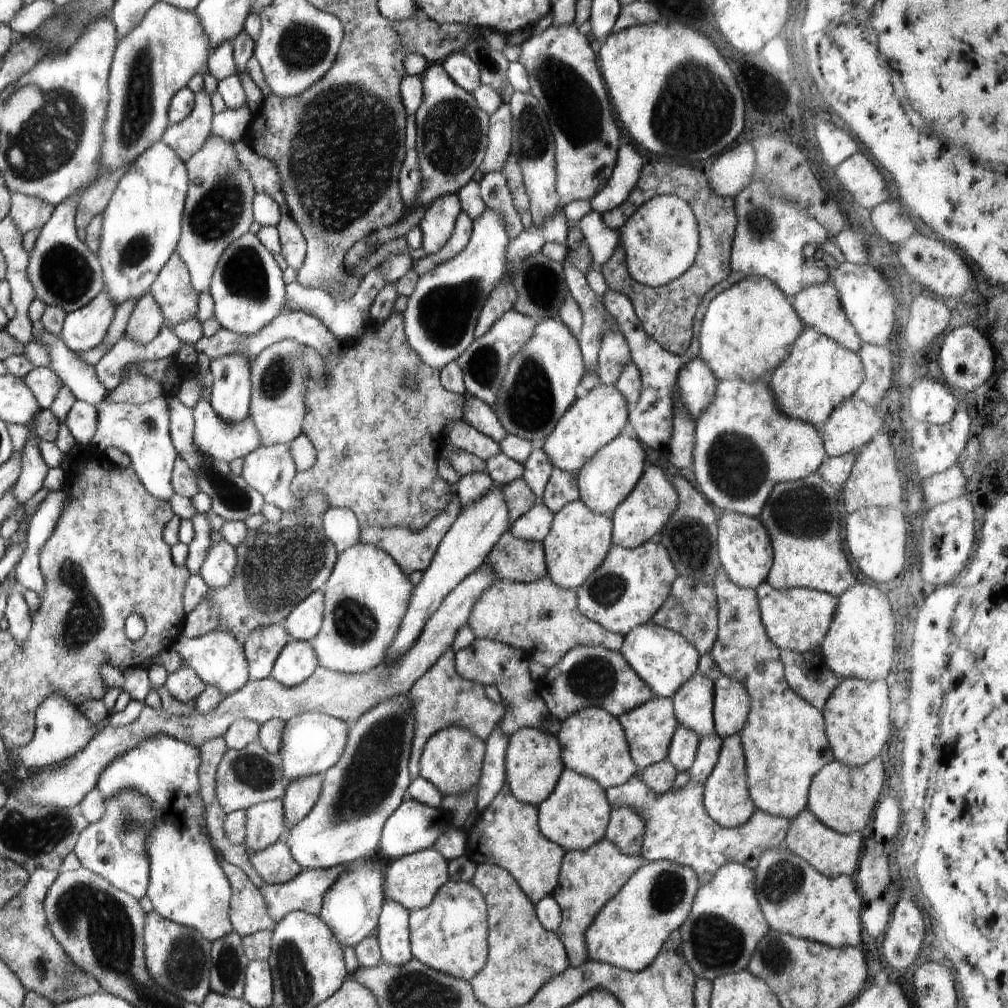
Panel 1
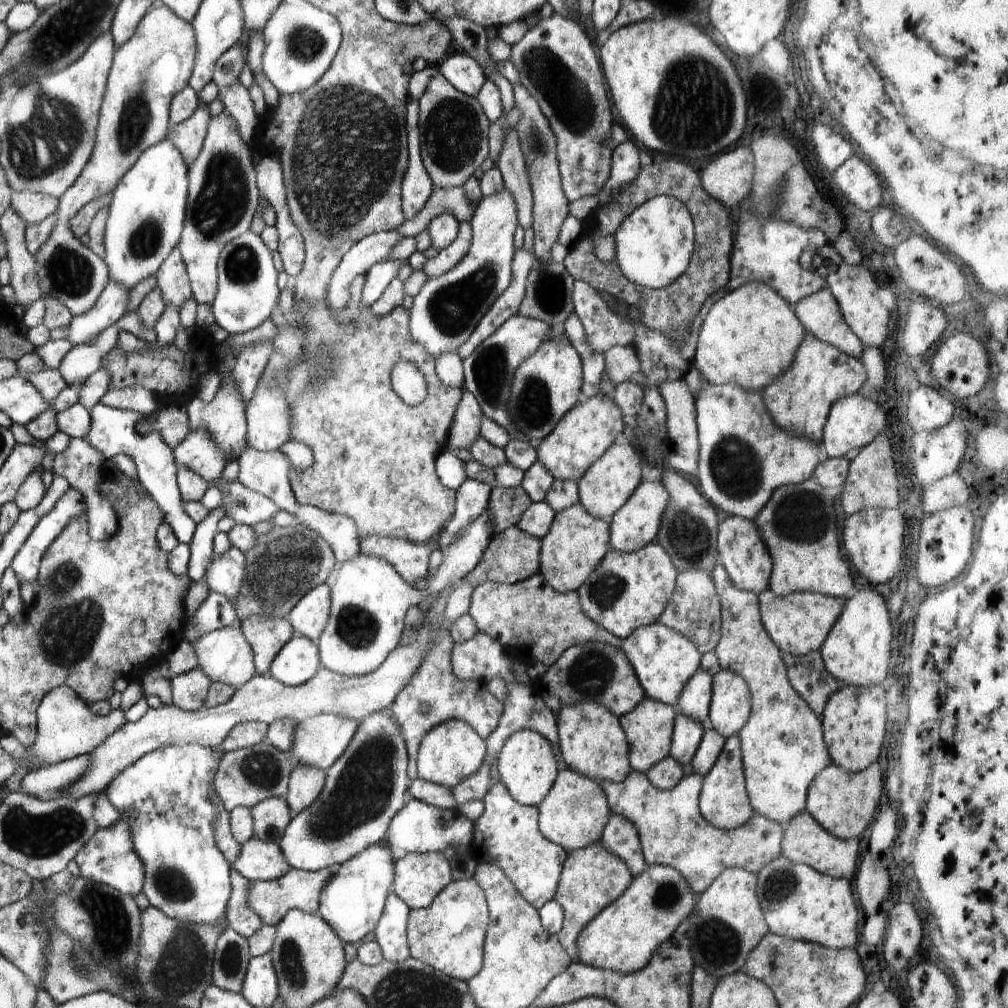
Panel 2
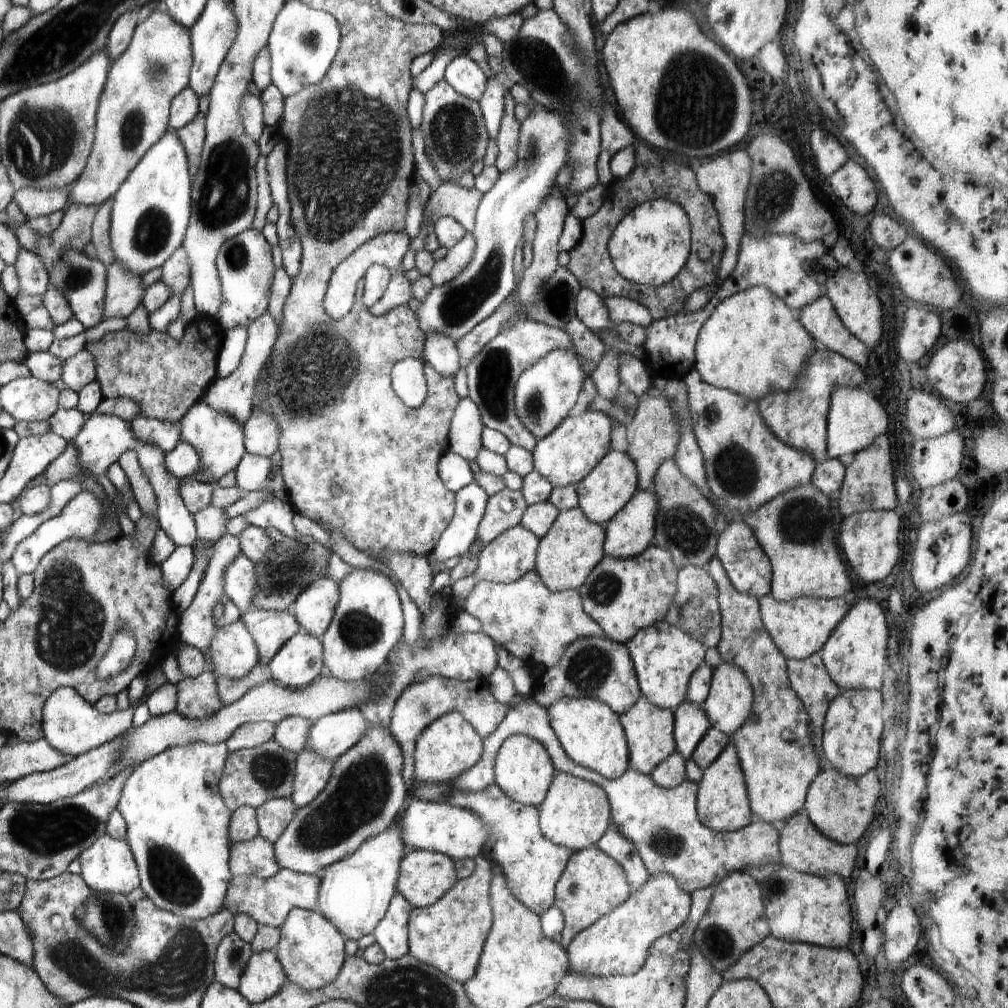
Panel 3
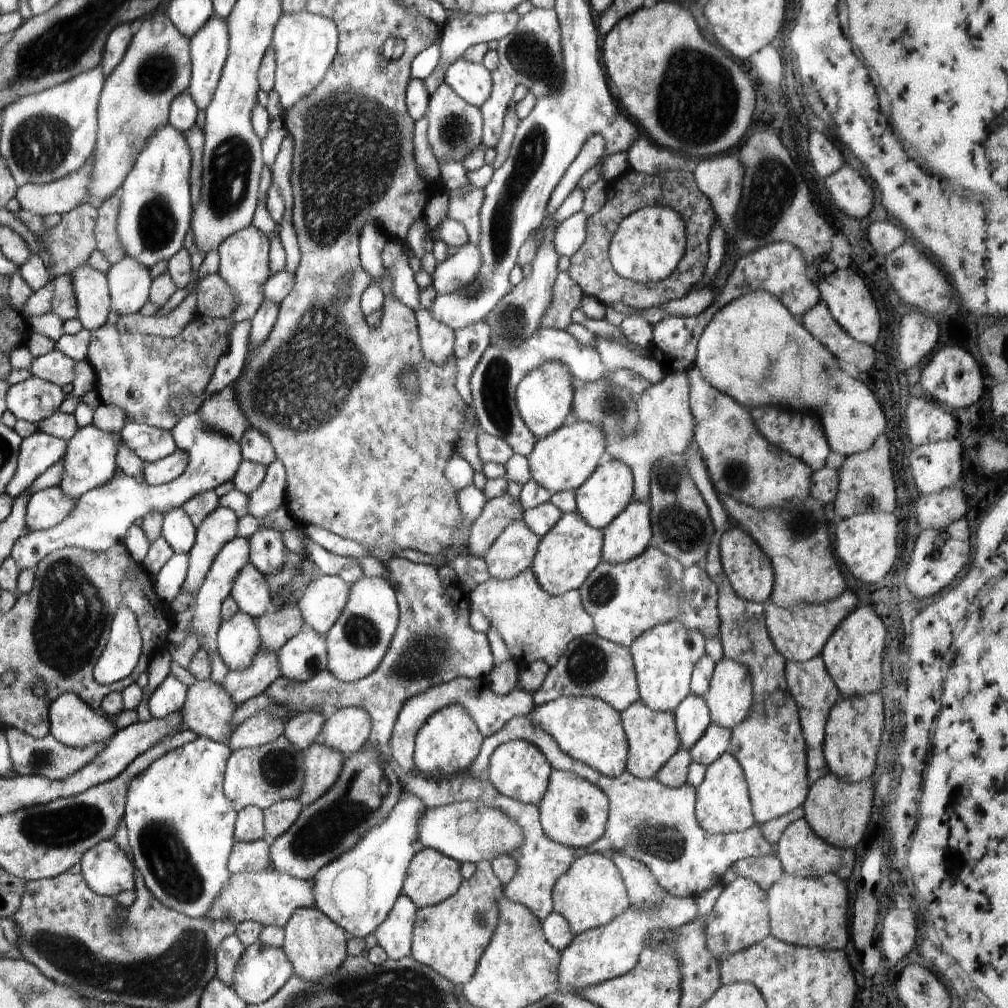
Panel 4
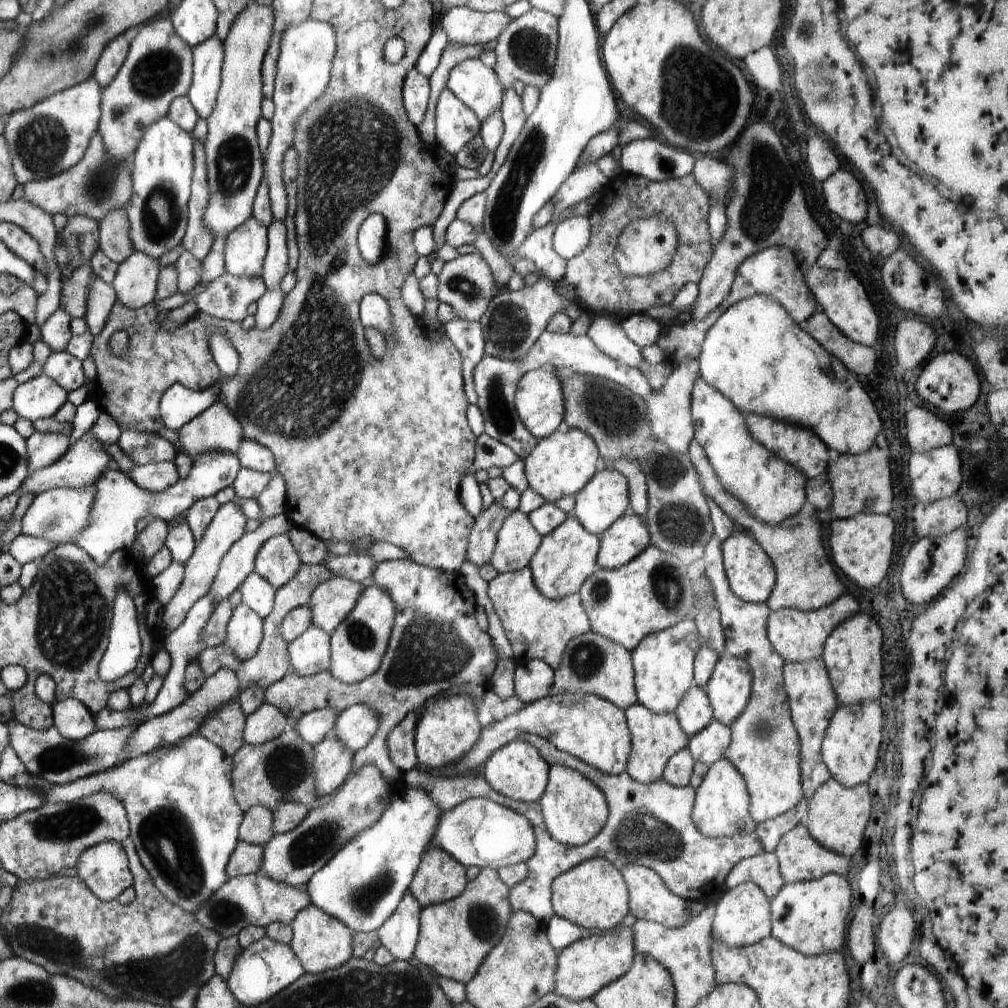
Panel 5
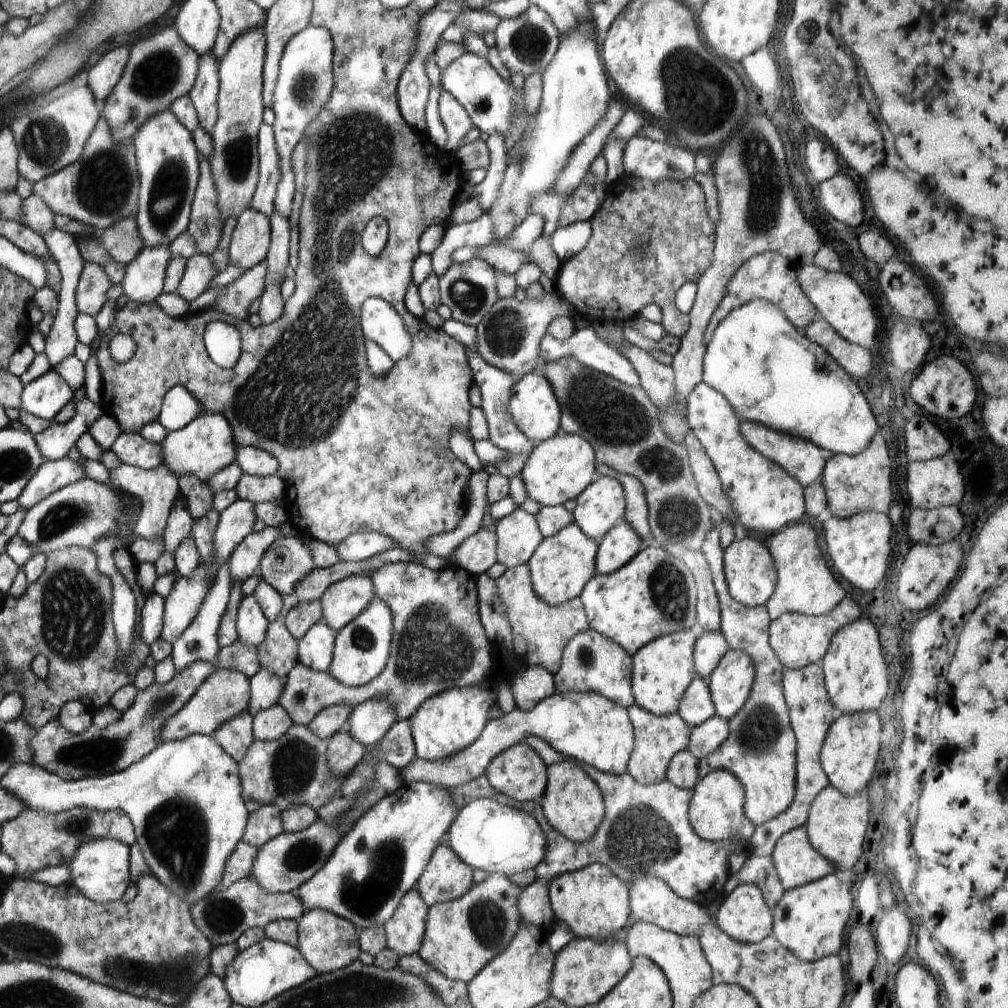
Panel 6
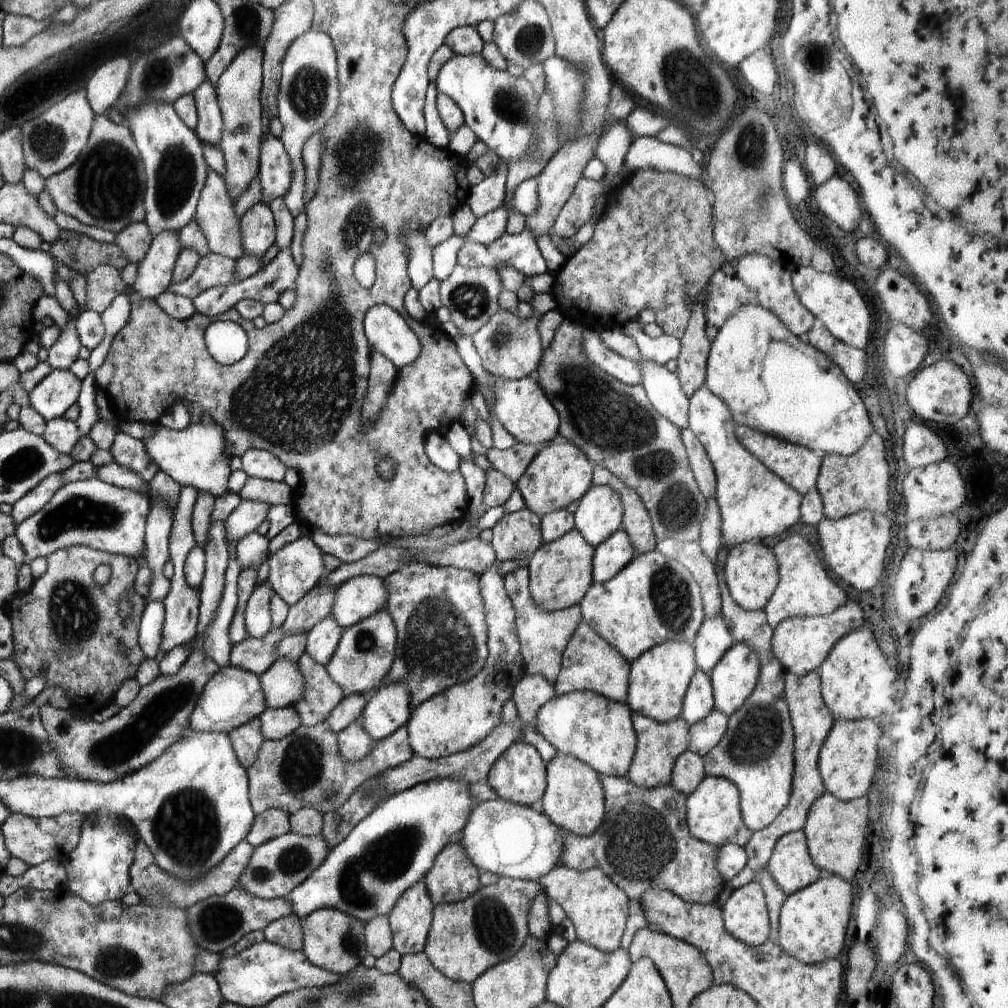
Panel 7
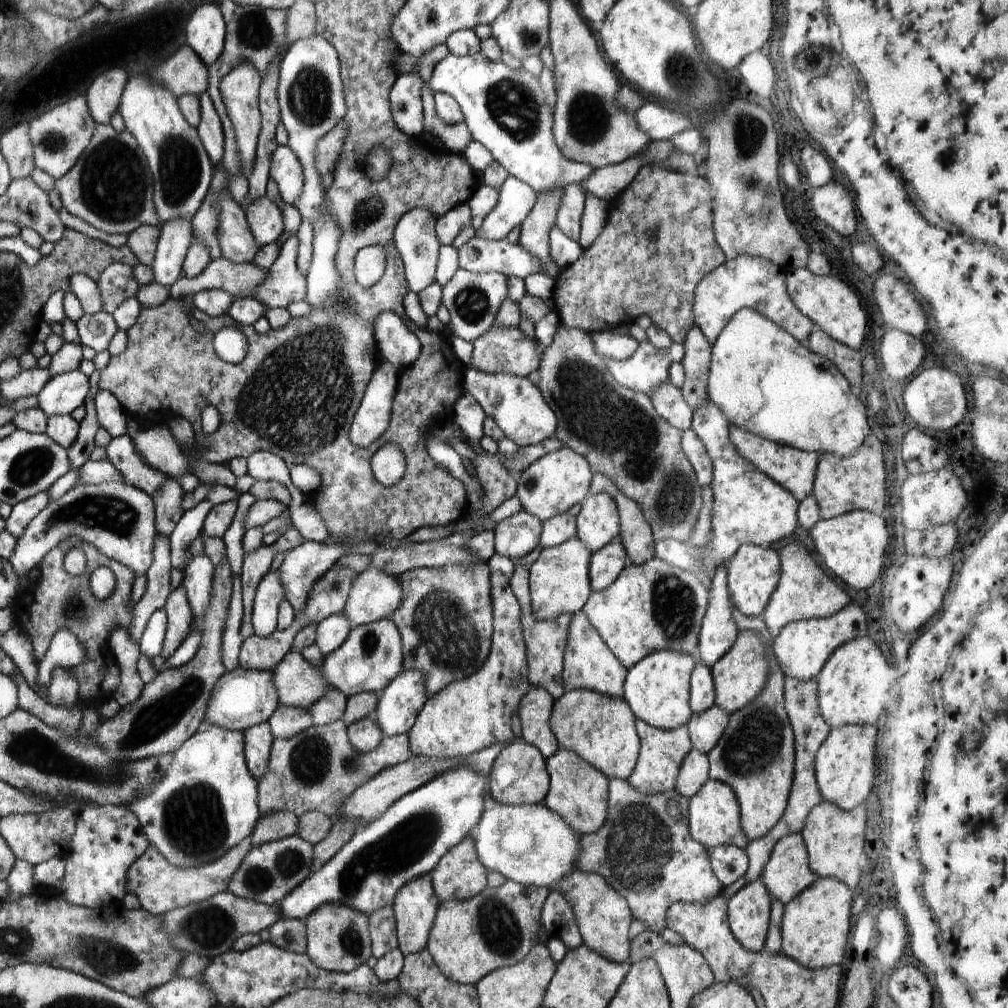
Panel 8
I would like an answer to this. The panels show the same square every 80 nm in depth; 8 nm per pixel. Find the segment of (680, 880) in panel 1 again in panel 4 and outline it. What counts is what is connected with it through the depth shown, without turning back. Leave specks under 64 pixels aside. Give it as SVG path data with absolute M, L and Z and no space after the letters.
M665 891L660 905L642 913L628 907L620 916L606 926L578 933L561 952L559 962L559 991L572 993L596 986L607 980L628 974L638 962L647 938L656 930L675 929L689 923L698 914L698 905L693 897L676 897Z

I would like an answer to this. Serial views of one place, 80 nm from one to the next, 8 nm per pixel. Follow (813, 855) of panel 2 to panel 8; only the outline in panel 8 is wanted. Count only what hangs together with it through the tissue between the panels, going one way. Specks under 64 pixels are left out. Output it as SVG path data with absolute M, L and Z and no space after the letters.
M801 833L783 836L775 843L760 878L771 898L783 905L788 904L818 878L810 868Z

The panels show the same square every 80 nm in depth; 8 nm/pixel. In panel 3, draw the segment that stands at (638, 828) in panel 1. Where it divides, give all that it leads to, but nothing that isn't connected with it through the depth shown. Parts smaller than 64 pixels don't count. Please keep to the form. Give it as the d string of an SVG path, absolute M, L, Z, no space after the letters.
M612 824L598 840L596 846L620 864L632 893L639 891L644 886L649 874L641 856L635 850L634 845L618 833Z

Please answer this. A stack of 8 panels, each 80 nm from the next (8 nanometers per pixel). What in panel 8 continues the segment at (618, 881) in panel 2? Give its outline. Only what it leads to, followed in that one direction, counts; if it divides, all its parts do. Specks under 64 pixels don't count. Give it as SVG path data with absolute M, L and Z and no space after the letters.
M576 869L556 889L560 889L570 906L583 938L583 943L604 958L617 963L626 963L631 958L628 930L633 921L633 912L627 900L612 888L600 873L589 873Z

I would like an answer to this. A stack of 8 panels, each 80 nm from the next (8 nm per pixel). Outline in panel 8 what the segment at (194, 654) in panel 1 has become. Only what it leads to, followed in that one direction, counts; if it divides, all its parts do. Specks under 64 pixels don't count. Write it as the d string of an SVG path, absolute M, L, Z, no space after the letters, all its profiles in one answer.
M279 570L269 571L256 589L252 615L256 635L266 638L277 629L279 605L284 600L285 586Z

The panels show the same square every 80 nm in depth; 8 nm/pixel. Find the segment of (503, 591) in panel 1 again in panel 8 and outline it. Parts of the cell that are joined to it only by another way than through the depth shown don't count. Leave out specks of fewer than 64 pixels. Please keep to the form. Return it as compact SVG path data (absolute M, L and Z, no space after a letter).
M517 564L510 579L510 586L521 608L521 627L525 638L528 661L528 678L532 687L540 687L554 700L558 700L565 692L563 687L563 658L568 642L568 631L573 615L561 614L558 618L539 621L531 609L529 591L529 569Z

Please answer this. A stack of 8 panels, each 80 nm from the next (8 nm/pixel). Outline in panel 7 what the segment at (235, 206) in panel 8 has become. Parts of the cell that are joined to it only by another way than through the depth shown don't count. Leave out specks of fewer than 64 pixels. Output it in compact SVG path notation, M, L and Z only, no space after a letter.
M209 168L204 188L200 193L194 221L198 223L198 226L201 226L212 253L230 257L237 261L245 255L245 252L243 251L243 242L240 241L241 217L236 214L234 203L233 198L227 192L225 180Z

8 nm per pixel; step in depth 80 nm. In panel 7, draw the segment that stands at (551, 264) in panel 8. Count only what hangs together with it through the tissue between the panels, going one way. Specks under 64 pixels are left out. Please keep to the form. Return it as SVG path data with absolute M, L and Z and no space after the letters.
M595 135L592 137L584 137L575 143L566 143L566 146L562 146L561 150L557 150L557 153L547 162L547 165L543 168L542 174L538 175L538 196L539 207L537 211L532 212L525 217L525 228L531 231L532 236L540 238L542 234L548 234L554 232L553 226L557 219L558 213L562 210L564 204L574 190L574 185L580 180L583 175L583 166L592 158L595 145Z

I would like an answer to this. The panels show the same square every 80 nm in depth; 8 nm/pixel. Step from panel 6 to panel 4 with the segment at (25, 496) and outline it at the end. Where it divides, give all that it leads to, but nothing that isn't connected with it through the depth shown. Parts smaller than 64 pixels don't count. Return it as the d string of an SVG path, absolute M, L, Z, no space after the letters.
M96 425L79 428L70 440L62 461L62 478L58 487L67 495L78 499L89 490L104 486L111 481L115 473L115 454L118 445L123 443L121 434L102 432Z

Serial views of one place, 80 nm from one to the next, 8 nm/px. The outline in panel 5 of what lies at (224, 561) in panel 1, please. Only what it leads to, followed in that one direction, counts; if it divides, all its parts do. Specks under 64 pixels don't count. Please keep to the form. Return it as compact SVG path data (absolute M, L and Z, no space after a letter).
M252 571L238 588L242 592L242 603L254 609L263 620L274 608L275 588L258 573Z

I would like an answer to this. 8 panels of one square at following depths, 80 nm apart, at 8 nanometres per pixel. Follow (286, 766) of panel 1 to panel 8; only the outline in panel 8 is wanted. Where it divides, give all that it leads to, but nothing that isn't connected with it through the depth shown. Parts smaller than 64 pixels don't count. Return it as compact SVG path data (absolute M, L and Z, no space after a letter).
M418 669L401 672L384 690L381 690L378 698L374 720L382 729L383 736L407 733L415 725L416 717L427 699L425 674Z

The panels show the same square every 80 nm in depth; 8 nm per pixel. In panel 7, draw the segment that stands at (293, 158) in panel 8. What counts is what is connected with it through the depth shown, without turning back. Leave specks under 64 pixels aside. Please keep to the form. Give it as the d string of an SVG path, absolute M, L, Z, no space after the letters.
M270 134L260 146L259 174L266 203L272 197L284 198L290 190L293 168L282 141Z

